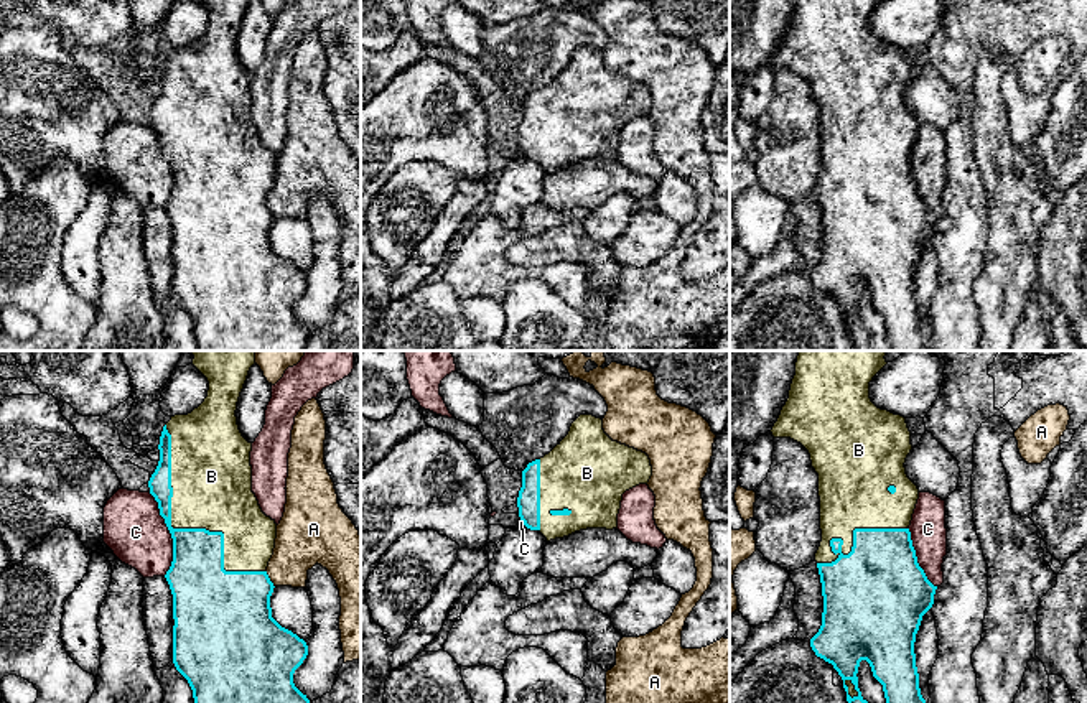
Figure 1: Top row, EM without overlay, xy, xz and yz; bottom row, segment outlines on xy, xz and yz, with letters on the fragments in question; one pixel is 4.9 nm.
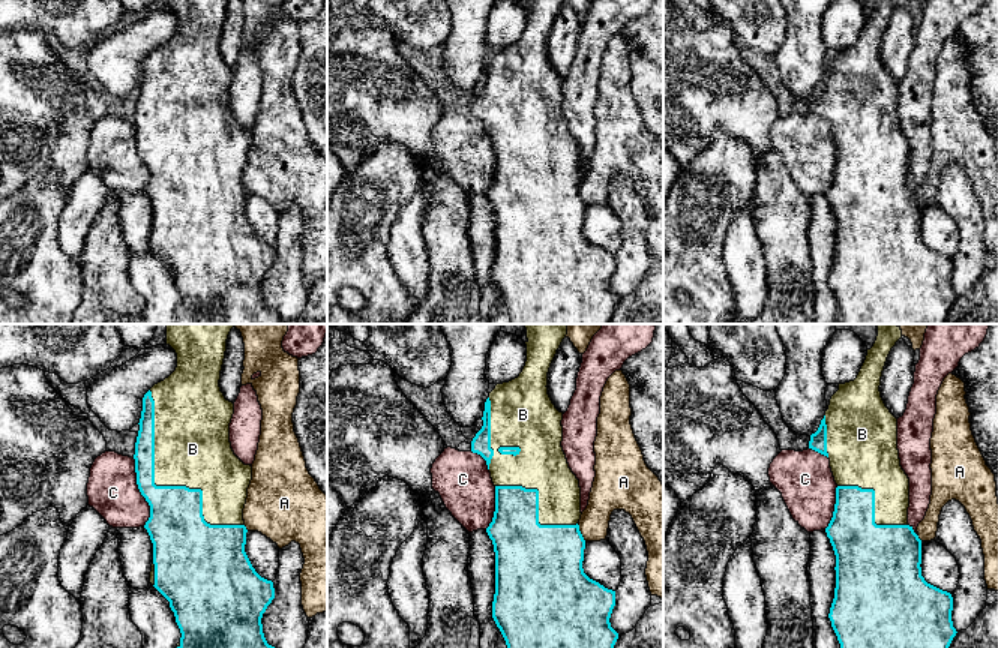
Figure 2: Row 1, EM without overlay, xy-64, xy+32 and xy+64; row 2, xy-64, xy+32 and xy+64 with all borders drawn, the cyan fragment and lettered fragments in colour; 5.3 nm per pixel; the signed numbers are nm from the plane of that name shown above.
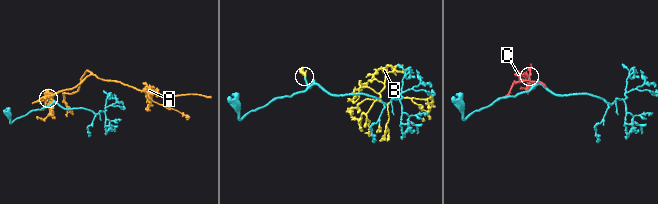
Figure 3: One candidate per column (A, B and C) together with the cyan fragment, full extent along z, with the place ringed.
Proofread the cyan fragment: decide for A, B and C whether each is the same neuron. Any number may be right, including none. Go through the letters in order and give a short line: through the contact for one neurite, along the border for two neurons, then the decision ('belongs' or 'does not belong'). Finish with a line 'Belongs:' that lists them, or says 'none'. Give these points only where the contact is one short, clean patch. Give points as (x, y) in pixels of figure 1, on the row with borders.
A: line xy (265, 572), (274, 586); does not belong
B: belongs
C: does not belong
Belongs: B

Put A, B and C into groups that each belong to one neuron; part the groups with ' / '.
A / B / C

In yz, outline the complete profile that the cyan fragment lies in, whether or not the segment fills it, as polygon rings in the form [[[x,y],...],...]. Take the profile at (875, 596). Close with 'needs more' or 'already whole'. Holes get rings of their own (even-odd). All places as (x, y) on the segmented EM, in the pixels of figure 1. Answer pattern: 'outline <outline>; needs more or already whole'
outline [[[799,351],[795,362],[795,375],[791,384],[789,398],[782,407],[781,415],[774,423],[771,433],[774,438],[791,438],[800,443],[809,451],[812,468],[819,474],[822,542],[815,553],[815,561],[822,583],[823,612],[822,612],[822,626],[819,632],[810,639],[812,650],[815,652],[817,657],[832,663],[833,668],[838,672],[838,675],[843,680],[843,688],[847,691],[848,703],[868,703],[861,696],[861,691],[858,688],[856,673],[861,660],[866,660],[870,663],[873,677],[883,685],[886,703],[926,703],[919,688],[914,642],[922,616],[934,604],[934,594],[937,586],[934,586],[927,580],[924,570],[919,566],[909,532],[912,514],[919,499],[919,489],[907,477],[904,468],[906,458],[912,449],[911,431],[907,428],[904,417],[878,408],[870,398],[870,382],[888,364],[884,356],[886,351]]]; needs more

